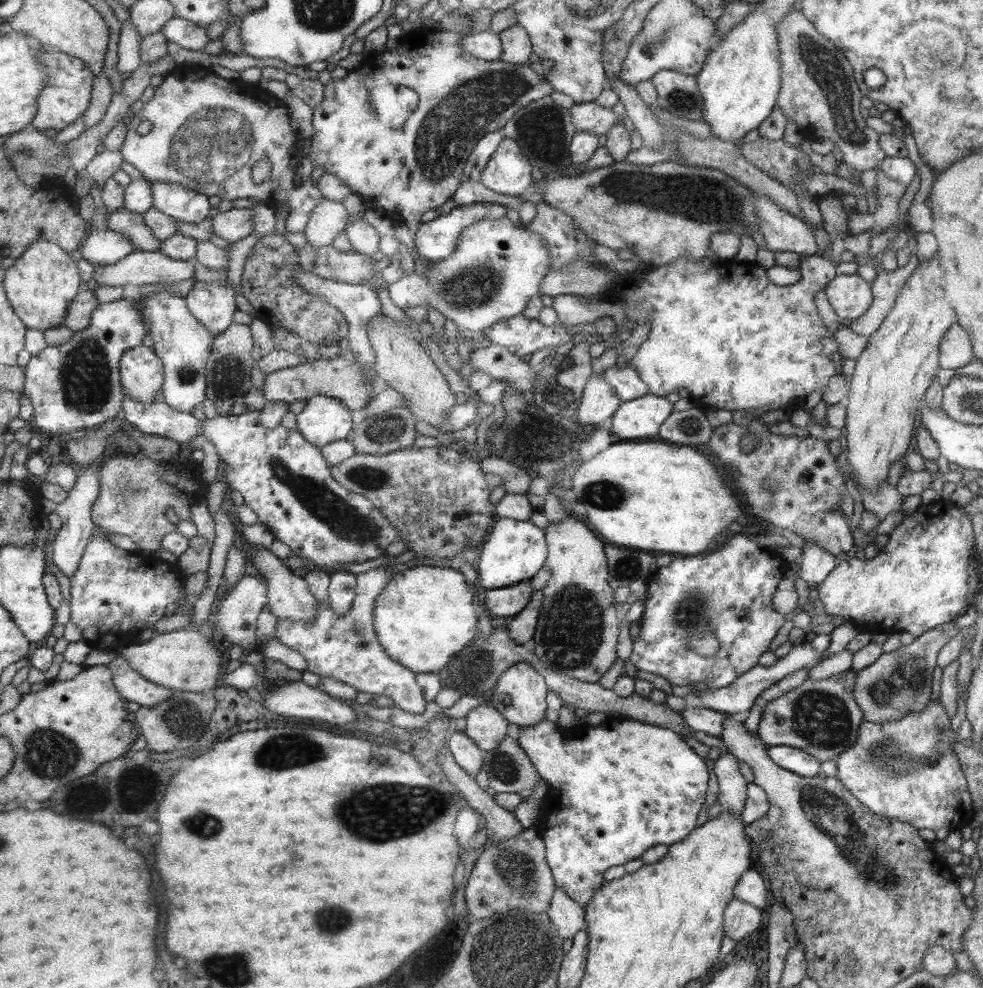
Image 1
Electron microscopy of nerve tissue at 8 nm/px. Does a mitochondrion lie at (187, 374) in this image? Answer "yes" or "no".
yes

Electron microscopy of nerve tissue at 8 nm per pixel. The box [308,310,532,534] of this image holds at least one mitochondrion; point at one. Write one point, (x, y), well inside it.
(388, 428)

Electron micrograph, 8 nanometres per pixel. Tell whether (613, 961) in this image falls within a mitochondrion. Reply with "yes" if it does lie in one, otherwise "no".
no

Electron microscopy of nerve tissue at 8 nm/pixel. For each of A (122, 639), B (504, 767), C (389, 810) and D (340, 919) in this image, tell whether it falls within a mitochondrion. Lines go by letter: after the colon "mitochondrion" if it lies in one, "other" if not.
A: other
B: mitochondrion
C: mitochondrion
D: mitochondrion

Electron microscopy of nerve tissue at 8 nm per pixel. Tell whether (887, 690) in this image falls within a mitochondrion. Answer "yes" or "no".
yes

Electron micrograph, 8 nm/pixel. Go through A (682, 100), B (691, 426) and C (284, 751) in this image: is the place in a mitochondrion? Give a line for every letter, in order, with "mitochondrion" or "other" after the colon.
A: mitochondrion
B: mitochondrion
C: mitochondrion

